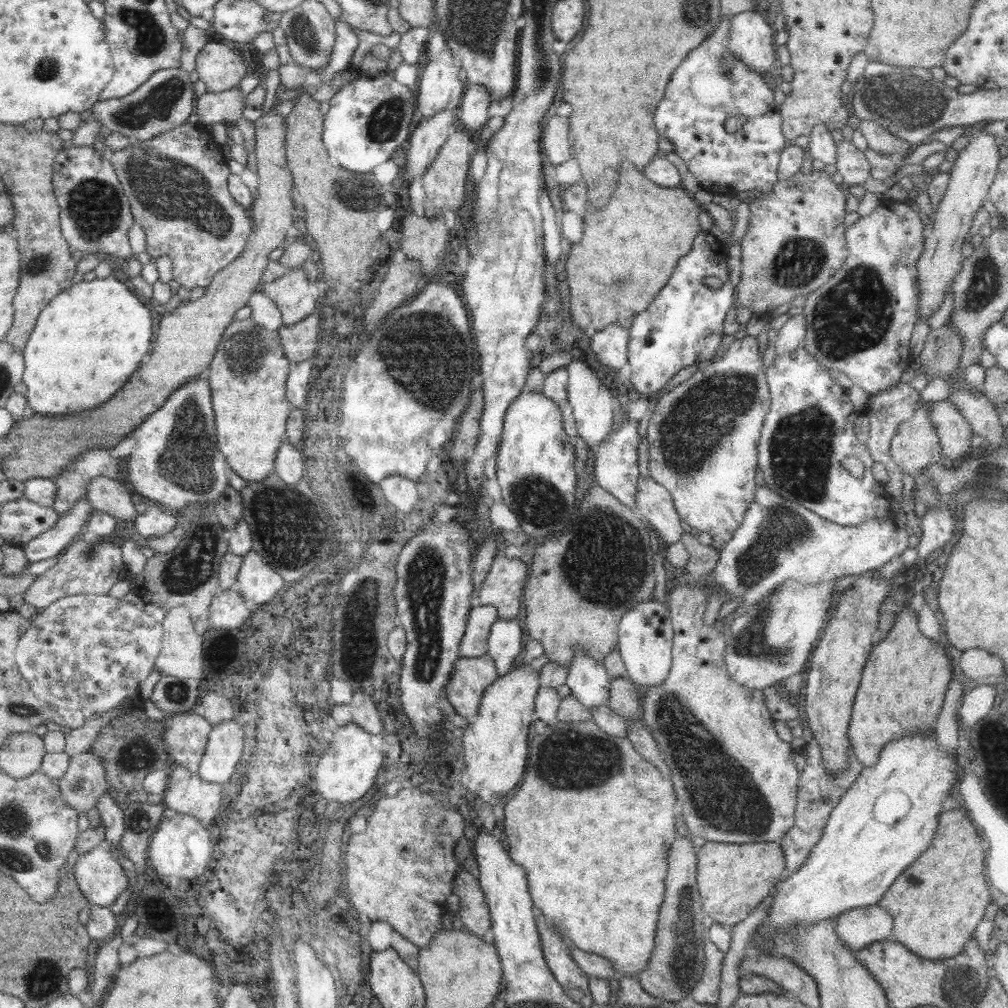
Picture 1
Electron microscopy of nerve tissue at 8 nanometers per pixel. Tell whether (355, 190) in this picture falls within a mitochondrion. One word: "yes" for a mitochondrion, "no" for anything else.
yes

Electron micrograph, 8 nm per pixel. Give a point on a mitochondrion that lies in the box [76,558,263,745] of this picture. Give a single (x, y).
(178, 692)

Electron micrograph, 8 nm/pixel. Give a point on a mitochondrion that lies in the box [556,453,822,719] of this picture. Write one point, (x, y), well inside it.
(608, 566)

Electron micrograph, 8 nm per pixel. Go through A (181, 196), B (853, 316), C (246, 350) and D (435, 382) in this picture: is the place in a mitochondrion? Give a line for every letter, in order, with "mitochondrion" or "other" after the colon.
A: mitochondrion
B: mitochondrion
C: mitochondrion
D: mitochondrion

